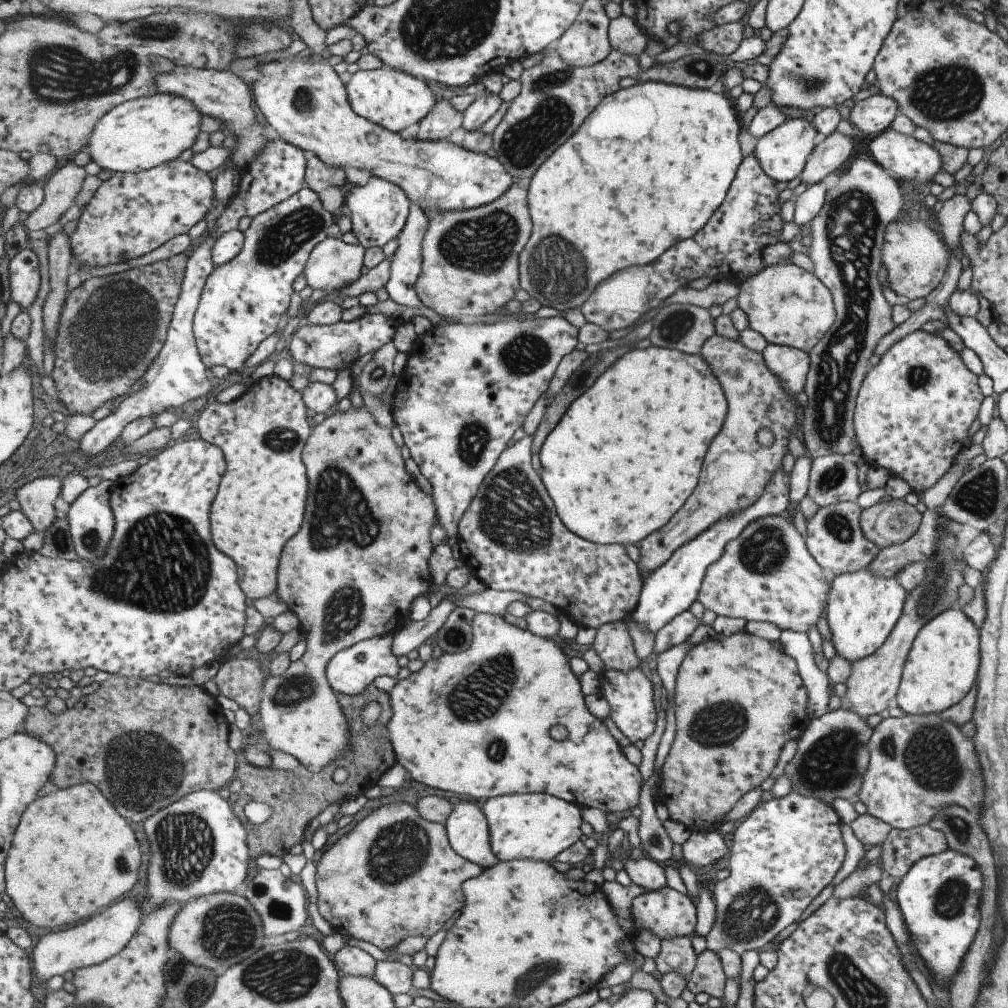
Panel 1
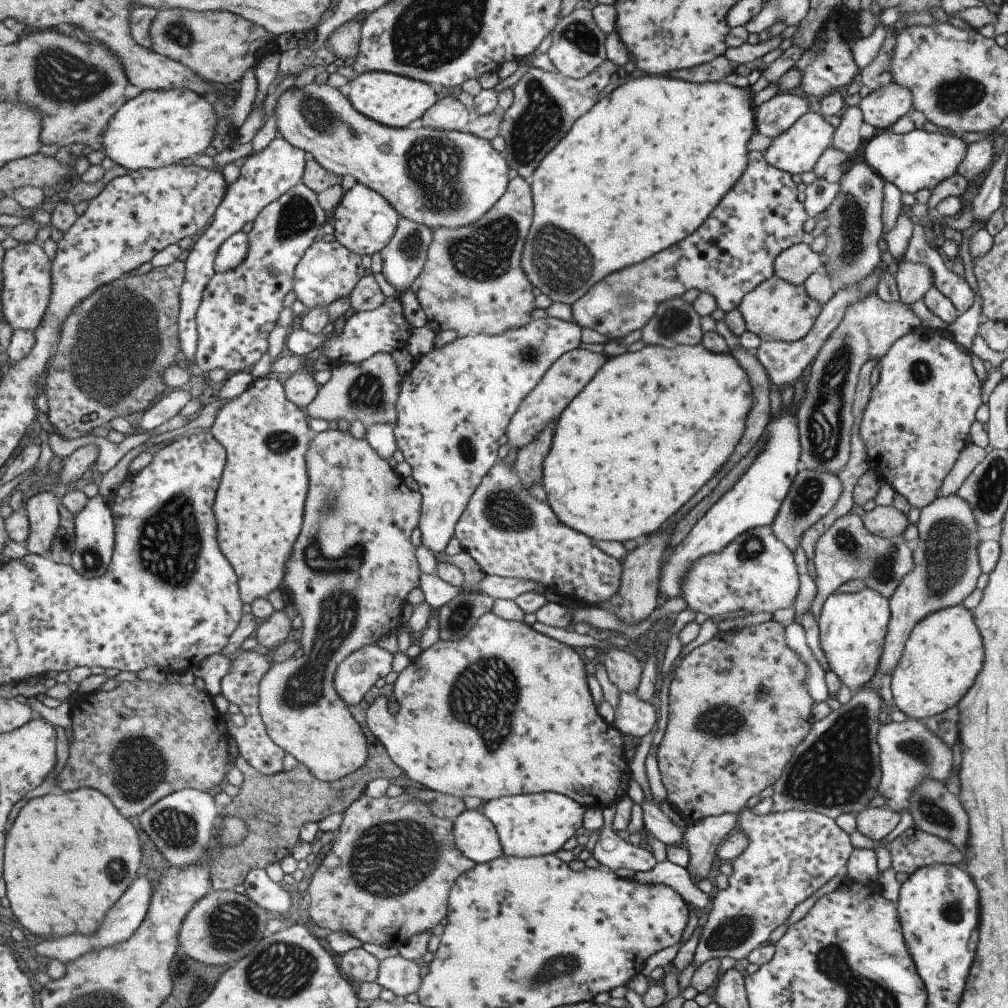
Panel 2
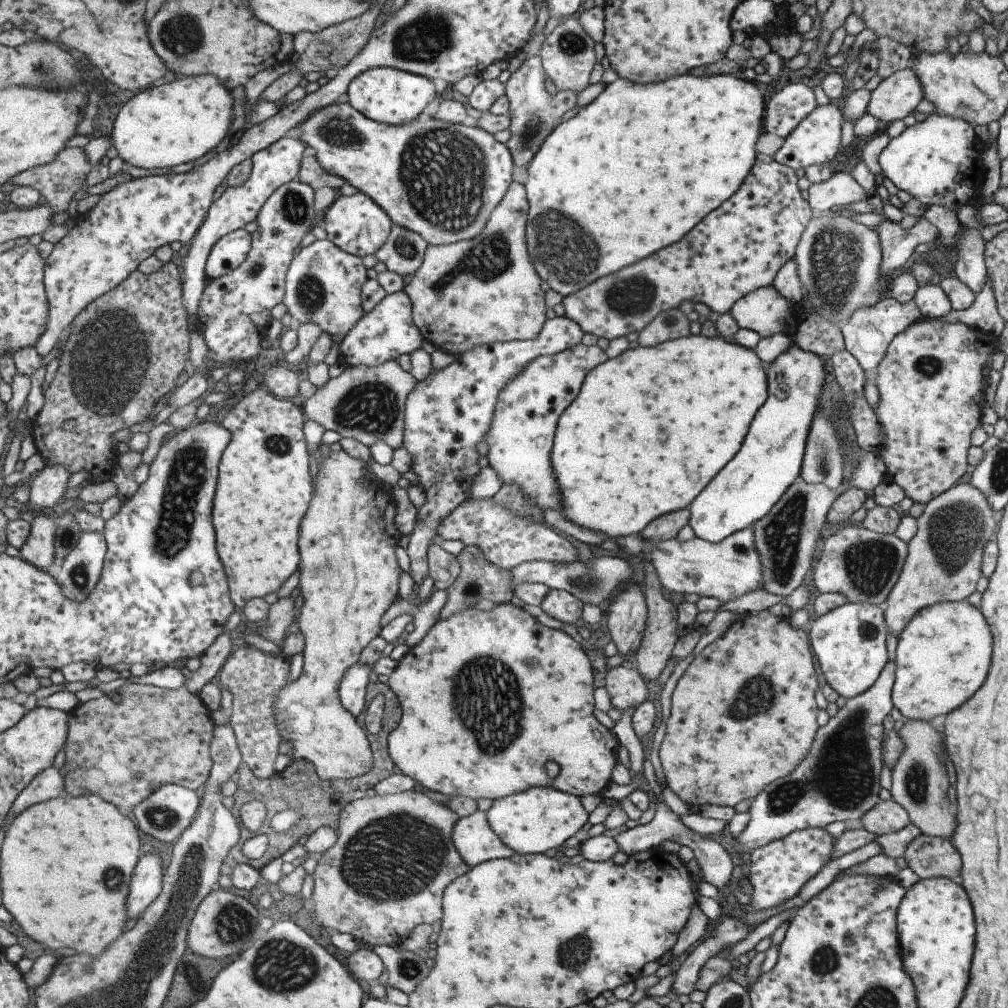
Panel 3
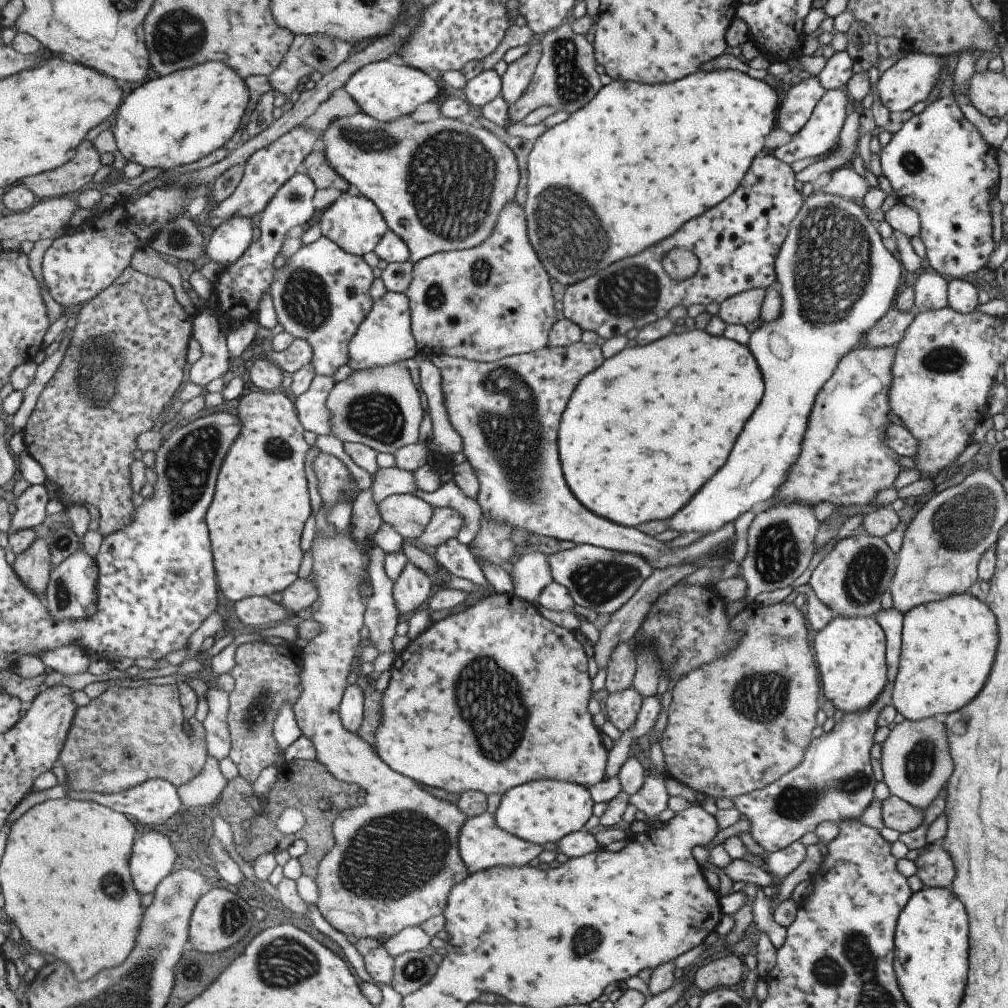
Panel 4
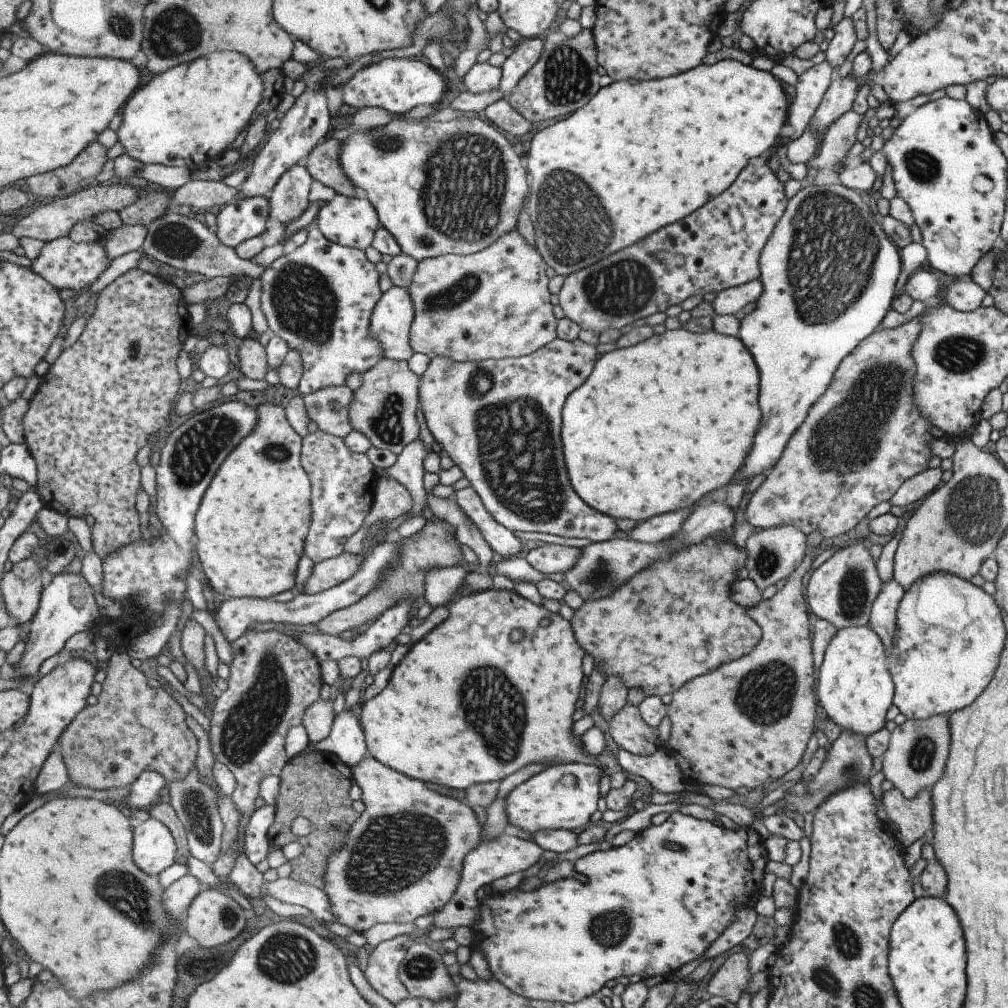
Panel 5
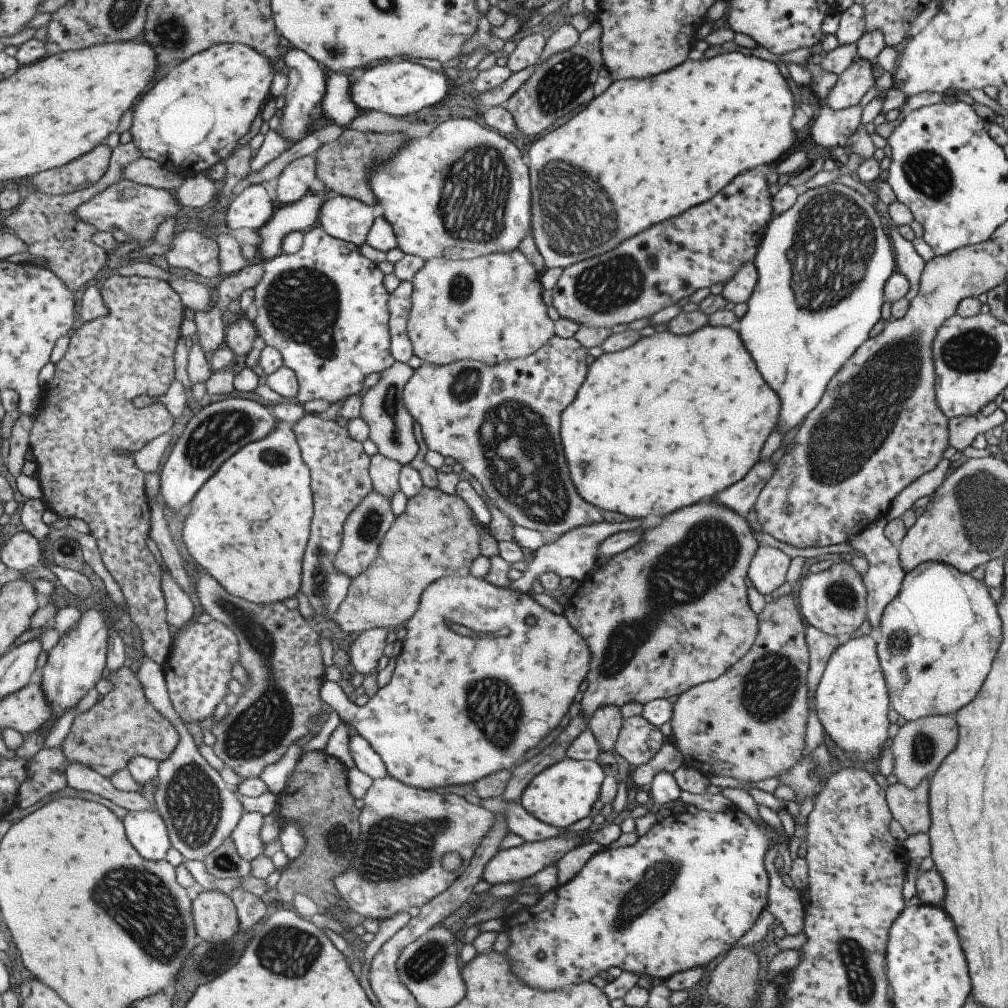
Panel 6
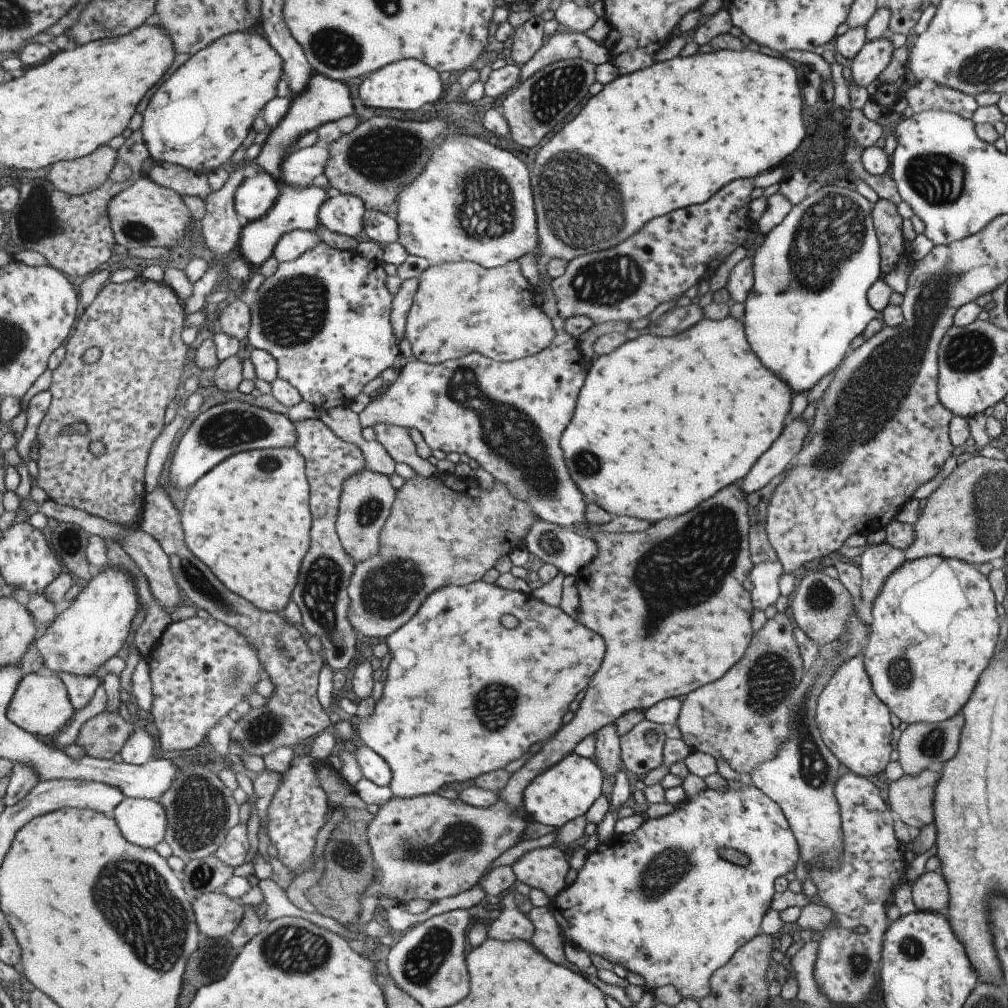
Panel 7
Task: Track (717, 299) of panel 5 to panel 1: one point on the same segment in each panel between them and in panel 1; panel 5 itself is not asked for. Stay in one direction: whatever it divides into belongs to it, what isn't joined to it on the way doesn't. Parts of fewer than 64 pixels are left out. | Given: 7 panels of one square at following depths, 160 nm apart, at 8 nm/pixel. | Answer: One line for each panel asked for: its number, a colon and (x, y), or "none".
1: (788, 306)
2: (774, 310)
3: (764, 310)
4: (744, 307)

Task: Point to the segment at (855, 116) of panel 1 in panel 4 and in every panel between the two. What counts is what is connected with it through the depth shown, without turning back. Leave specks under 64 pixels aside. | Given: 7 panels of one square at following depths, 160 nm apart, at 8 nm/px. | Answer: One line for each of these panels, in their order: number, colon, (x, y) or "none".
2: (880, 109)
3: (895, 96)
4: (908, 80)

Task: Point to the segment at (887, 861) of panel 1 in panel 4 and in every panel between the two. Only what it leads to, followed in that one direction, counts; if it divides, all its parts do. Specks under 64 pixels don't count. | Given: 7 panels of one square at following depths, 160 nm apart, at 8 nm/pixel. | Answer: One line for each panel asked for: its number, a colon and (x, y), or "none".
2: (912, 849)
3: (928, 857)
4: (933, 867)

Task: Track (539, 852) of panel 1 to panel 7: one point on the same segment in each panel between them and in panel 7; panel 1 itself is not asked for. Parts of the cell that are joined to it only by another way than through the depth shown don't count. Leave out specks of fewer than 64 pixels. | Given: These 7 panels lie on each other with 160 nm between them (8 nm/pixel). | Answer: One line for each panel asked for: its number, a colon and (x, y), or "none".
2: (532, 824)
3: (538, 819)
4: (544, 811)
5: (564, 797)
6: (562, 794)
7: (566, 791)

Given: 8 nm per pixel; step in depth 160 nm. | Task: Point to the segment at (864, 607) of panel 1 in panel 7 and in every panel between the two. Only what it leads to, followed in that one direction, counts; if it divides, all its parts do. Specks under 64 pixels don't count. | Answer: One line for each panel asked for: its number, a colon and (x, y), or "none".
2: (851, 627)
3: (848, 642)
4: (849, 651)
5: (854, 688)
6: (851, 701)
7: (853, 723)

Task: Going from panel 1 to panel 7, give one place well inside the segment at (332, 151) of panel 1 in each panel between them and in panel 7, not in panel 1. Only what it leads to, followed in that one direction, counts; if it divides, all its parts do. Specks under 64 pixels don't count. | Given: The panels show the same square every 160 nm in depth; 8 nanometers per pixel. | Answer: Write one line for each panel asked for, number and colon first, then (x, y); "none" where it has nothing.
2: (441, 178)
3: (443, 181)
4: (440, 196)
5: (456, 187)
6: (462, 192)
7: (481, 210)

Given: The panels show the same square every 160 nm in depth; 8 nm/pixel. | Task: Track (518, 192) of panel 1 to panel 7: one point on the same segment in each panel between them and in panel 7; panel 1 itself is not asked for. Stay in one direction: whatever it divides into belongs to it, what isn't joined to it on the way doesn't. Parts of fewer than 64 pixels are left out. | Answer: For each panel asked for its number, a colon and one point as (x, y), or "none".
2: (473, 282)
3: (466, 294)
4: (496, 300)
5: (494, 304)
6: (490, 309)
7: (461, 308)

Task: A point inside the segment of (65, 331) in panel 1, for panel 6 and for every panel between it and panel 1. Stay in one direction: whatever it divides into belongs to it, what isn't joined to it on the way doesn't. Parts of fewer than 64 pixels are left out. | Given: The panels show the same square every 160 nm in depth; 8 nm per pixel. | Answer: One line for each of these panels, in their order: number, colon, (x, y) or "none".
2: (114, 349)
3: (126, 351)
4: (128, 356)
5: (89, 417)
6: (90, 412)

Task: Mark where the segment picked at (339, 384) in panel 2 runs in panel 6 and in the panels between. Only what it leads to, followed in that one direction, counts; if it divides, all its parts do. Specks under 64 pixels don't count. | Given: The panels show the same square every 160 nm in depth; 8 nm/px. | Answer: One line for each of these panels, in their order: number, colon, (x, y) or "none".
3: (368, 404)
4: (381, 407)
5: (385, 408)
6: (391, 425)

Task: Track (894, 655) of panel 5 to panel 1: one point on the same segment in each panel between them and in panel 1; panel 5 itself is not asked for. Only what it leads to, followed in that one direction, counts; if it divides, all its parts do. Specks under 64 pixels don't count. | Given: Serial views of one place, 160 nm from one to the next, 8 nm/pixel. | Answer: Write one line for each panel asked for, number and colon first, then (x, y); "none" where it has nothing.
1: (942, 663)
2: (941, 656)
3: (942, 654)
4: (947, 646)

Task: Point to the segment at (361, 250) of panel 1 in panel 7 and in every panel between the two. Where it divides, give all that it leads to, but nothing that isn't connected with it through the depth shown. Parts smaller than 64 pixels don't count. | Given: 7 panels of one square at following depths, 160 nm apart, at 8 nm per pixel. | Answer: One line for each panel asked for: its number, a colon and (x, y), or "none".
2: (329, 271)
3: (324, 286)
4: (322, 294)
5: (320, 298)
6: (326, 308)
7: (326, 317)

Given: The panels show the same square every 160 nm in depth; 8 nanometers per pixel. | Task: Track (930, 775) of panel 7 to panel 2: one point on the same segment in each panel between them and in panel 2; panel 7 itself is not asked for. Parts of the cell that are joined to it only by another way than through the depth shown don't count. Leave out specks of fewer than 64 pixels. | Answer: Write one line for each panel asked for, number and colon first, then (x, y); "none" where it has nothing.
2: (874, 822)
3: (886, 816)
4: (897, 814)
5: (912, 817)
6: (909, 806)

